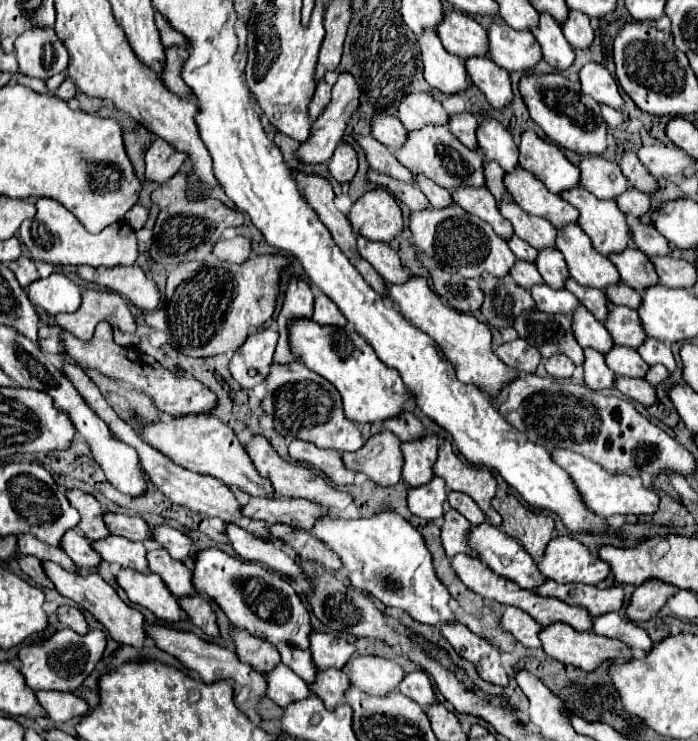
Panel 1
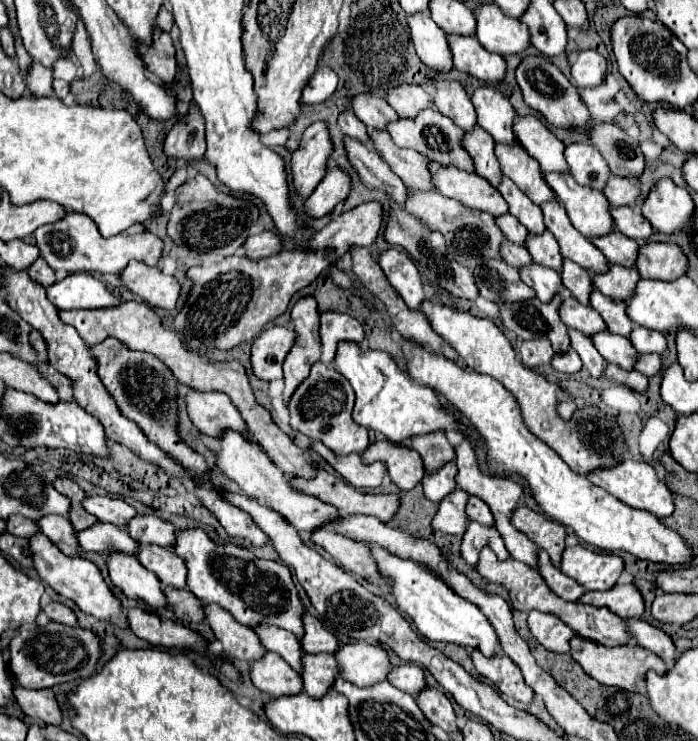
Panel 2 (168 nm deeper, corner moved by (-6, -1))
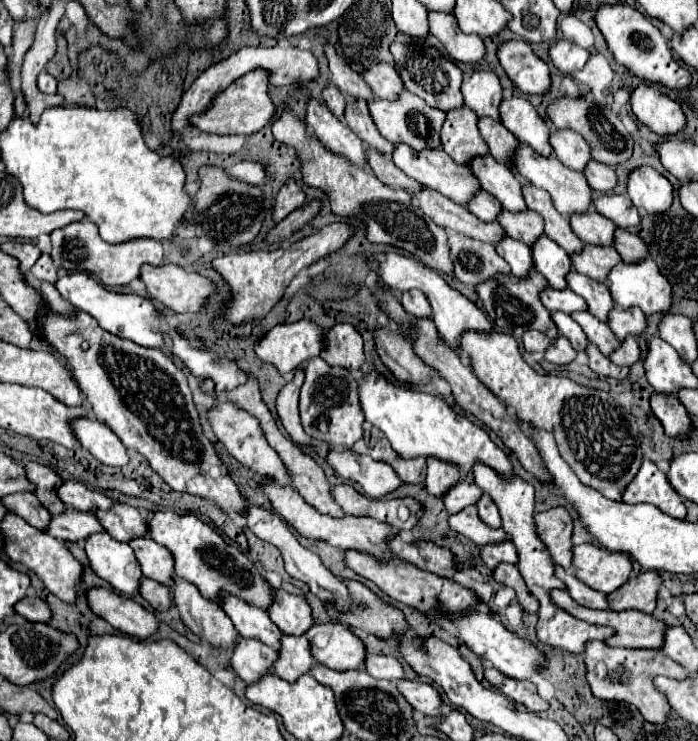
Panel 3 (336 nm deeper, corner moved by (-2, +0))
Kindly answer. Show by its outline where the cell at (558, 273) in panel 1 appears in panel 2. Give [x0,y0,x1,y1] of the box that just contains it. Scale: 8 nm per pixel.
[524,230,562,272]

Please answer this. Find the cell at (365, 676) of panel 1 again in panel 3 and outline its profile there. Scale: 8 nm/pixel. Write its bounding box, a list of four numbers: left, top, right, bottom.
[306,623,366,671]

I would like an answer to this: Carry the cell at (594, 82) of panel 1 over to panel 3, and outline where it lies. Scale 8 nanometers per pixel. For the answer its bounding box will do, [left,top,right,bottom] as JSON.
[550,39,590,75]

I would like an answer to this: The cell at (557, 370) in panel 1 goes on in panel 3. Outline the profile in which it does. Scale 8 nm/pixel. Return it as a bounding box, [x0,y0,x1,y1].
[546,335,576,365]

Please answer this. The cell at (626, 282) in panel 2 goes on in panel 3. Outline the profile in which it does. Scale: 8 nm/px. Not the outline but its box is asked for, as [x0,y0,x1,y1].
[570,245,622,283]

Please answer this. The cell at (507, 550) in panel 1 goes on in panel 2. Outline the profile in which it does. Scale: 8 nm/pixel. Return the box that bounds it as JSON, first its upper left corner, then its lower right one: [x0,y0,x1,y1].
[538,550,588,602]

